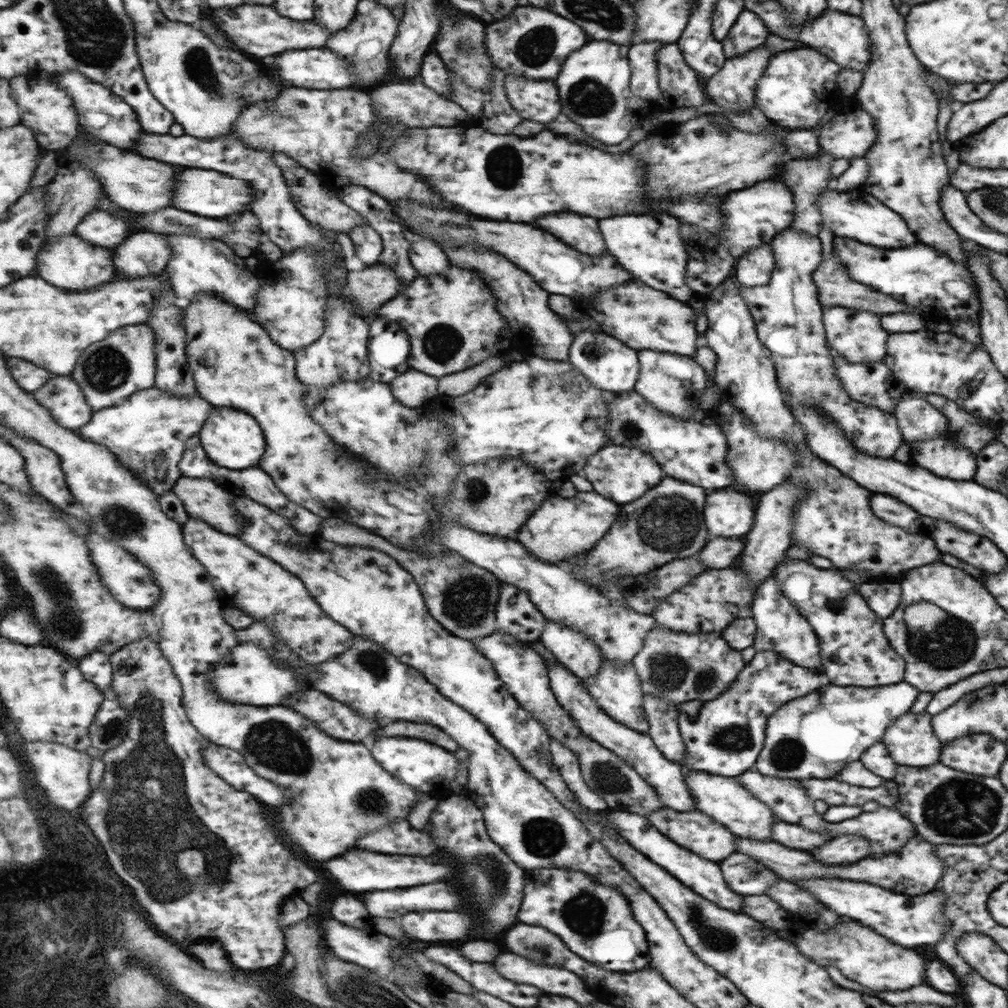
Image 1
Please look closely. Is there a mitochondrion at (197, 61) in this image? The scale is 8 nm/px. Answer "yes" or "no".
yes

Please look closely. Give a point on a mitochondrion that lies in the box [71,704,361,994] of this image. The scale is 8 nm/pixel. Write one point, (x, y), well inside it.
(273, 744)

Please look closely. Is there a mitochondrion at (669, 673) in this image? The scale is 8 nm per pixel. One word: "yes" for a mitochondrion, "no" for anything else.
yes

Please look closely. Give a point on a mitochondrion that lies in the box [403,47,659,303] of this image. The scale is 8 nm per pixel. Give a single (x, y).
(505, 163)

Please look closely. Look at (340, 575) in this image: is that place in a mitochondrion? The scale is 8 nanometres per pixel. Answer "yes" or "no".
no

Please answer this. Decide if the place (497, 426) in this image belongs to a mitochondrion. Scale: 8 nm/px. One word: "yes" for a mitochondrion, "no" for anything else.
no

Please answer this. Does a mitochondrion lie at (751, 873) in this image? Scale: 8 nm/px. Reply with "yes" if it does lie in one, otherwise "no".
yes

